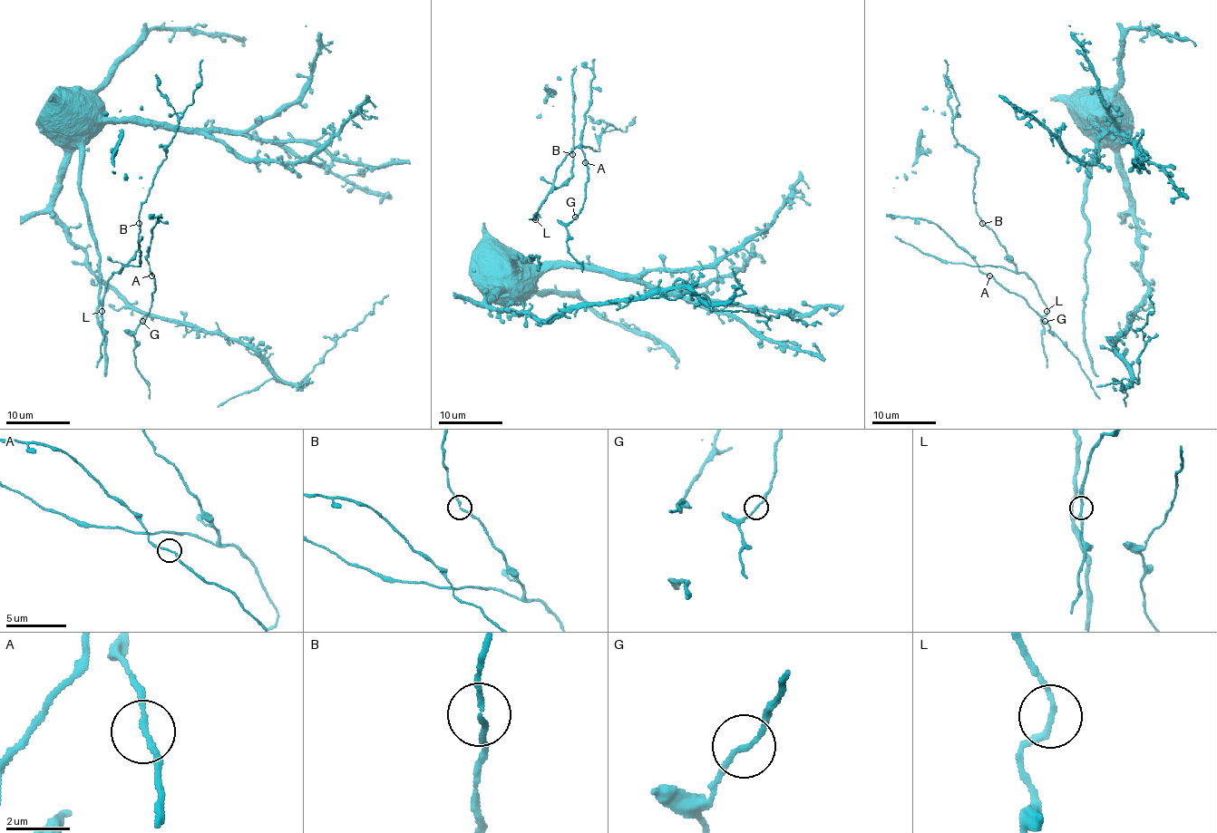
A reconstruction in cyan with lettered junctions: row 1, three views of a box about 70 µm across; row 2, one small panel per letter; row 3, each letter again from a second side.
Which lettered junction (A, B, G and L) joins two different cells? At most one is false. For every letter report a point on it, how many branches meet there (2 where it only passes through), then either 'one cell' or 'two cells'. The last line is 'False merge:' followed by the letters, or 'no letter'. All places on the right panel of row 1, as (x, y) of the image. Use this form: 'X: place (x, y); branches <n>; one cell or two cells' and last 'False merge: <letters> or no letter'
A: place (989, 276); branches 2; one cell
B: place (982, 223); branches 2; one cell
G: place (1045, 321); branches 2; one cell
L: place (1046, 311); branches 2; one cell
False merge: no letter

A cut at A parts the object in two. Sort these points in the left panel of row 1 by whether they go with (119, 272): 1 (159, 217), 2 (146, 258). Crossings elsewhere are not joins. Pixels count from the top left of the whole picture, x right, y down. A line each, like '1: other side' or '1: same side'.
1: other side
2: other side

